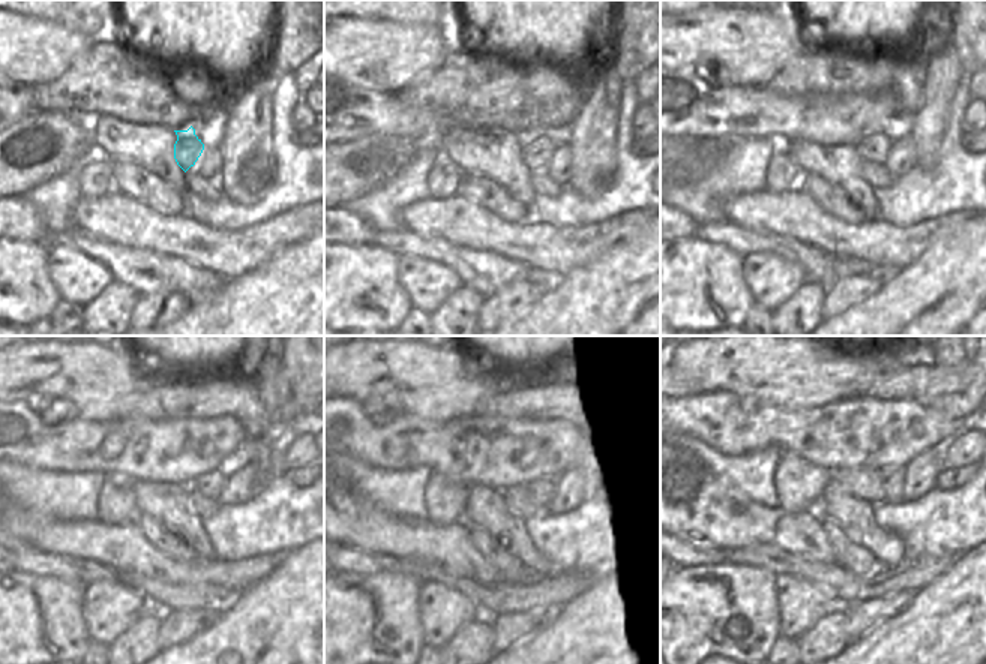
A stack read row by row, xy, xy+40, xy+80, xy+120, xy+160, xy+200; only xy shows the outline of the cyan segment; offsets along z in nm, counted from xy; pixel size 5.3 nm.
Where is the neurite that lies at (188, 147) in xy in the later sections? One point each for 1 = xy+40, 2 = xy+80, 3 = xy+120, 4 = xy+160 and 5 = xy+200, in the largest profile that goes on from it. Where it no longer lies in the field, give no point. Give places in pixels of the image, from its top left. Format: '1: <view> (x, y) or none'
1: xy+40 (536, 149)
2: xy+80 (874, 149)
3: xy+120 (209, 484)
4: xy+160 (544, 487)
5: xy+200 (892, 475)

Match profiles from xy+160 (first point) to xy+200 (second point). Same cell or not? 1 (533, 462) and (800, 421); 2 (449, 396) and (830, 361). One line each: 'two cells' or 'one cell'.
1: one cell
2: one cell

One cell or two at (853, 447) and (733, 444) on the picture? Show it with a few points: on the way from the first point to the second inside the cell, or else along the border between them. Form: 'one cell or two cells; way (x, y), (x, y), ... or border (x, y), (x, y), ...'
one cell; way (823, 436), (812, 433), (763, 433)

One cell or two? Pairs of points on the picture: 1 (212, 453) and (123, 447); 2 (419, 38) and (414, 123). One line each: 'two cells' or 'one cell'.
1: one cell
2: two cells

